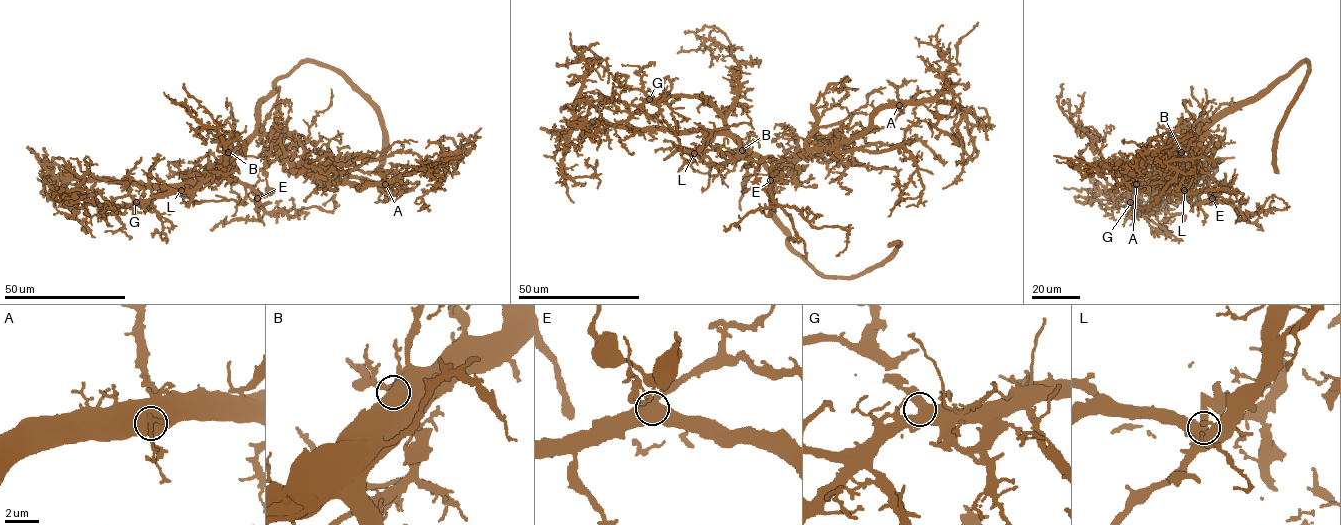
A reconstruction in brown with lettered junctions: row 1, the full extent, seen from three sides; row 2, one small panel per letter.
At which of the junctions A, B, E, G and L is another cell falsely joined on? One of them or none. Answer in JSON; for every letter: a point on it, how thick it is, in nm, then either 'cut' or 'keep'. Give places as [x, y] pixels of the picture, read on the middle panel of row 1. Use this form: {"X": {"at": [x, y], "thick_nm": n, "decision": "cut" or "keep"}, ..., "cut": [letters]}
{"A": {"at": [899, 105], "thick_nm": 550, "decision": "keep"}, "B": {"at": [742, 150], "thick_nm": 600, "decision": "keep"}, "E": {"at": [770, 180], "thick_nm": 600, "decision": "keep"}, "G": {"at": [649, 99], "thick_nm": 550, "decision": "keep"}, "L": {"at": [694, 153], "thick_nm": 600, "decision": "cut"}, "cut": ["L"]}

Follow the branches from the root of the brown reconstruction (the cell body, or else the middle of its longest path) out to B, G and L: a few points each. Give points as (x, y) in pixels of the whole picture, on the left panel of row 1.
B: (264, 136), (257, 133), (228, 152)
G: (264, 136), (257, 133), (242, 144), (191, 190), (157, 194), (136, 202)
L: (264, 136), (257, 133), (232, 149), (204, 176), (185, 174), (180, 189)

